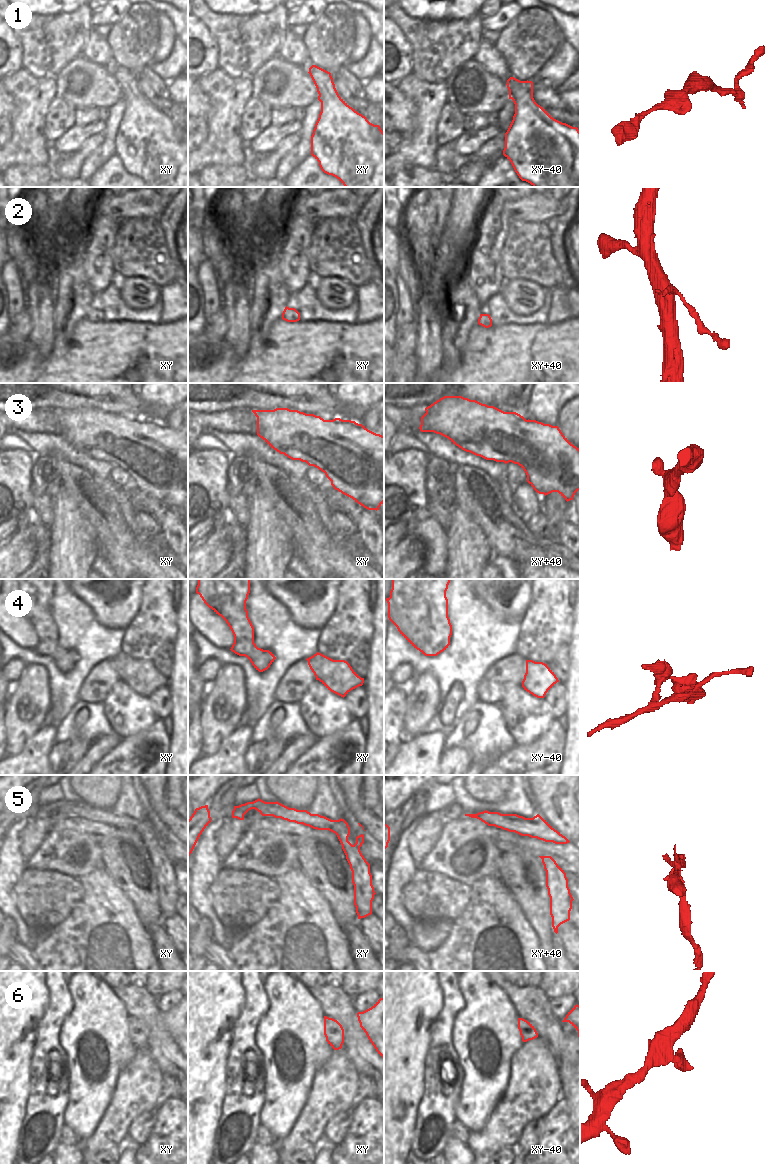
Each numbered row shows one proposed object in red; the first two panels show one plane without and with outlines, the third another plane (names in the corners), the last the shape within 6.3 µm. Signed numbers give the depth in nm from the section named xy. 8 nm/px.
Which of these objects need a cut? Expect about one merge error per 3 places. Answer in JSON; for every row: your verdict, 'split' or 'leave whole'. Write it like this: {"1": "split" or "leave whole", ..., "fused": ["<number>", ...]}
{"1": "leave whole", "2": "leave whole", "3": "leave whole", "4": "split", "5": "split", "6": "leave whole", "fused": ["4", "5"]}

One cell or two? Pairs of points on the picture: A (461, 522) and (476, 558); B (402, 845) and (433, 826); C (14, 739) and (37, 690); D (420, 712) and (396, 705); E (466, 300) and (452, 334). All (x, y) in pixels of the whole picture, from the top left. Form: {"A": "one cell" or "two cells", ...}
{"A": "one cell", "B": "two cells", "C": "one cell", "D": "two cells", "E": "one cell"}

